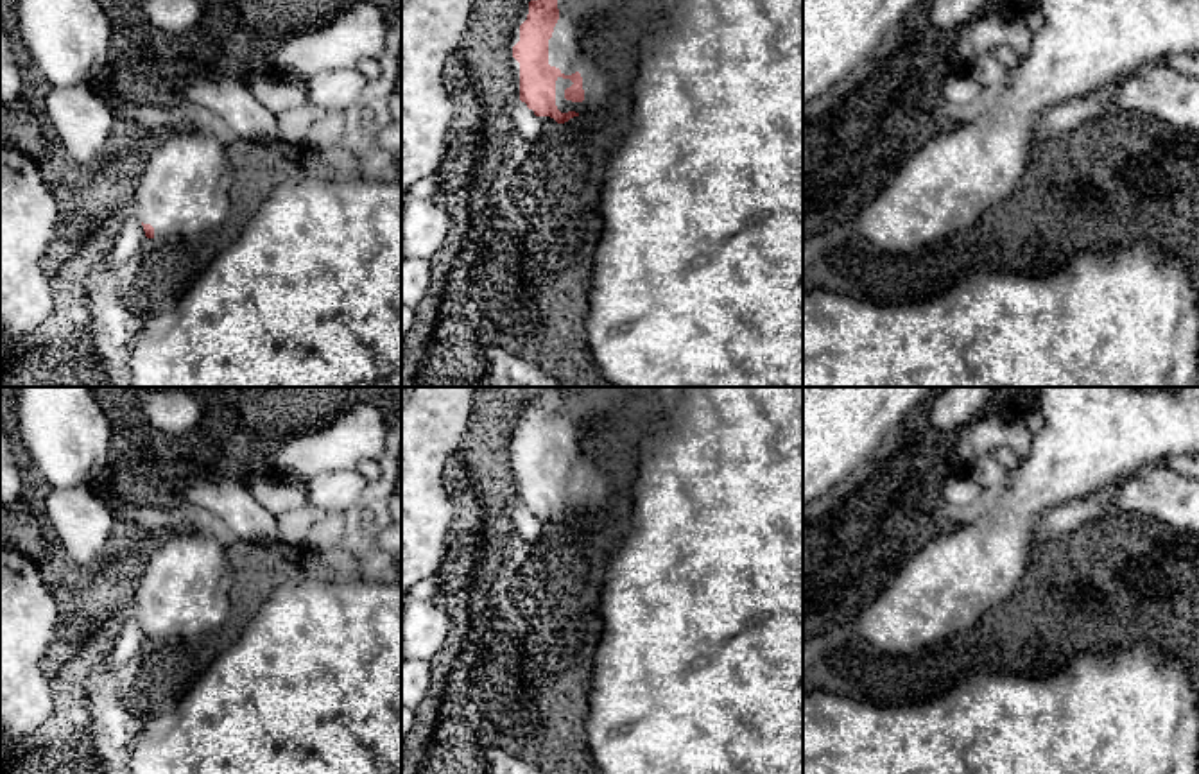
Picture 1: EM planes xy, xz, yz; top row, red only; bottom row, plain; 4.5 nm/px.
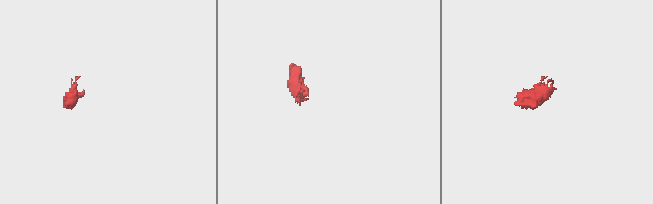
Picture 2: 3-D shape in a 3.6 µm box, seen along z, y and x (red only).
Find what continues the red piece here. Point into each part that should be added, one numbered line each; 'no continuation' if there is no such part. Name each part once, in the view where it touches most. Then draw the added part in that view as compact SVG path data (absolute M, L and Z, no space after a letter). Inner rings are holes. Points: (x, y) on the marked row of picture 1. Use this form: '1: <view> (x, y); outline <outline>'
1: xz (565, 52); outline M557 0L559 20L548 39L548 64L556 66L566 77L556 81L556 106L561 113L575 111L579 116L597 115L602 111L611 97L613 77L602 66L588 59L574 32L574 22L561 0ZM579 72L582 77L584 100L572 102L565 99L565 90L574 82L568 79Z

